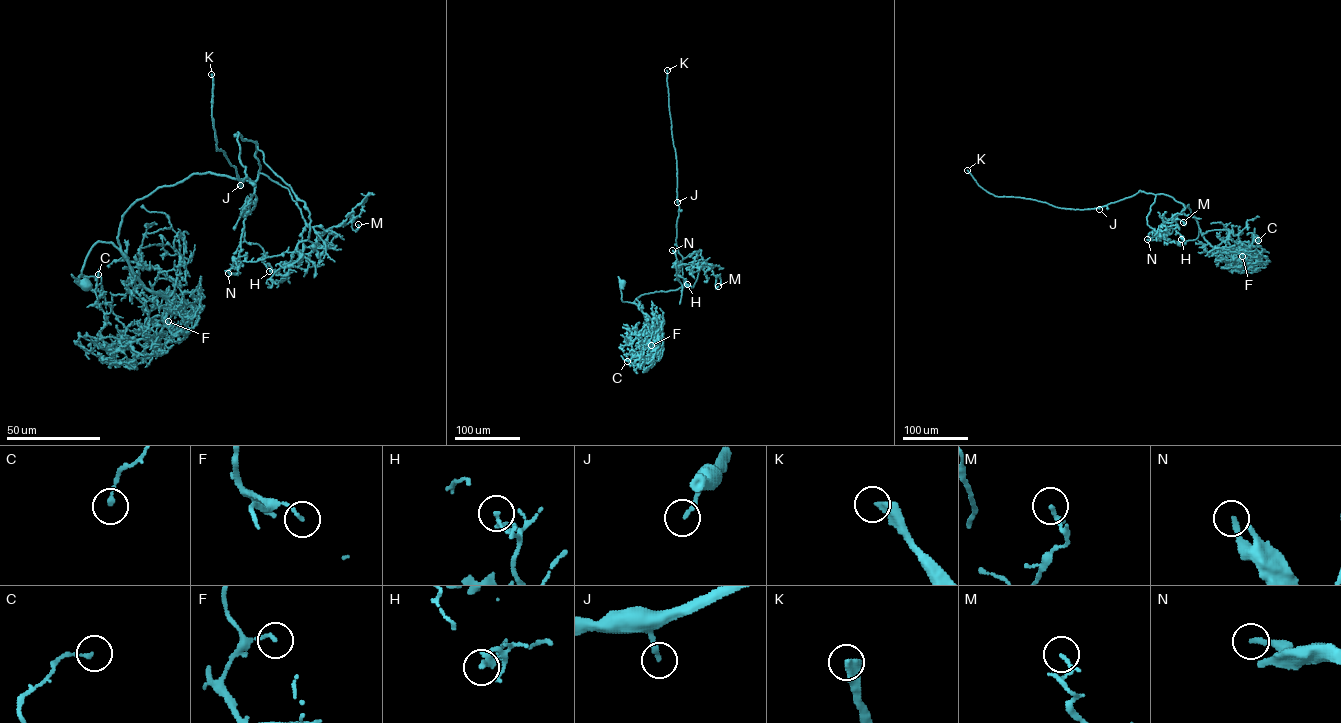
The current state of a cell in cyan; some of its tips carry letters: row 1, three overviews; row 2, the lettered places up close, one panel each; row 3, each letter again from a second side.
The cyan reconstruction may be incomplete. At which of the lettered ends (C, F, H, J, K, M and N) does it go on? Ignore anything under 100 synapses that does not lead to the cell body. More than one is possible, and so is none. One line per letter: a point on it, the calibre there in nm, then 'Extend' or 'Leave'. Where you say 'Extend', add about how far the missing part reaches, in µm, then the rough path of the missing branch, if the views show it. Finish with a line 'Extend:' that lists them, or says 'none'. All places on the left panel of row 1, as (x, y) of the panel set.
C: Place: (98, 274). Thickness 170 nm. Leave
F: Place: (168, 321). Thickness 140 nm. Leave
H: Place: (269, 271). Thickness 180 nm. Leave
J: Place: (240, 185). Thickness 180 nm. Extend. Missing length about 60 µm. Course of what is missing: (240, 185), (239, 191), (222, 215), (220, 227), (250, 251)
K: Place: (211, 74). Thickness 380 nm. Extend. Missing length about 350 µm
M: Place: (358, 224). Thickness 170 nm. Leave
N: Place: (228, 273). Thickness 220 nm. Leave
Extend: J, K

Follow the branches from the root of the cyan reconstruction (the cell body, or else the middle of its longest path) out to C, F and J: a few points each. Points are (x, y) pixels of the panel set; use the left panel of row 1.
C: (85, 283), (79, 277), (90, 248), (112, 242), (170, 311), (187, 303), (131, 331), (106, 301), (98, 274)
F: (85, 283), (79, 277), (90, 248), (112, 242), (145, 287), (182, 312), (165, 309), (168, 321)
J: (85, 283), (90, 248), (120, 248), (135, 201), (195, 173), (255, 181), (256, 142), (238, 132), (240, 185)

